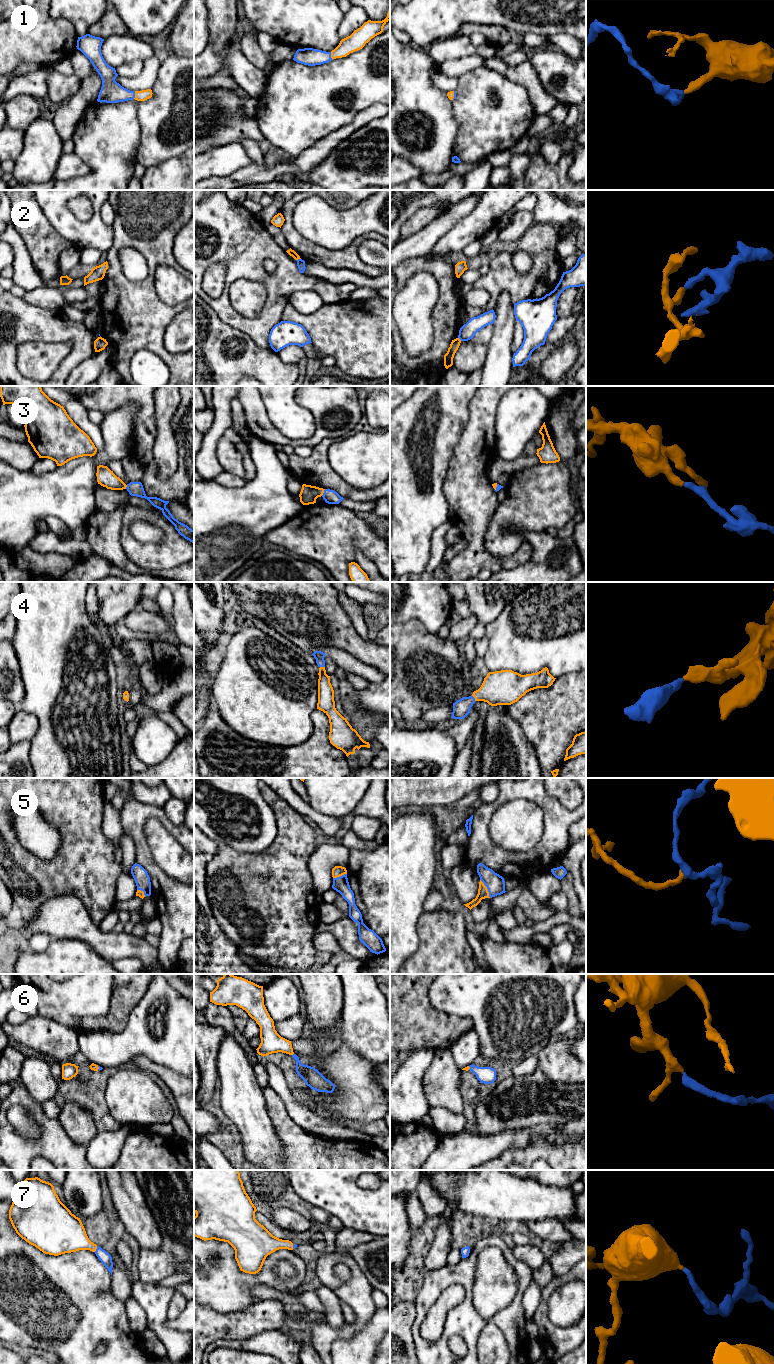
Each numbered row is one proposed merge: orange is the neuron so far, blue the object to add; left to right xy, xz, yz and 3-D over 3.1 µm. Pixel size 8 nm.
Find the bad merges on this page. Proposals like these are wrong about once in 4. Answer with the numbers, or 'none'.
2

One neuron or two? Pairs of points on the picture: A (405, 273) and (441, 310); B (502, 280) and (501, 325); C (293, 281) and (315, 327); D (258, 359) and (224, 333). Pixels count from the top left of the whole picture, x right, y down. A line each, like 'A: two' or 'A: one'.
A: one
B: two
C: two
D: one

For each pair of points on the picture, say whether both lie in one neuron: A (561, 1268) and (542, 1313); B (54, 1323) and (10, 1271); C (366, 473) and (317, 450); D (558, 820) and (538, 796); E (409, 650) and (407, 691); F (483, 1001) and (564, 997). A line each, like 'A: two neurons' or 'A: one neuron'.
A: two neurons
B: one neuron
C: two neurons
D: one neuron
E: one neuron
F: one neuron

